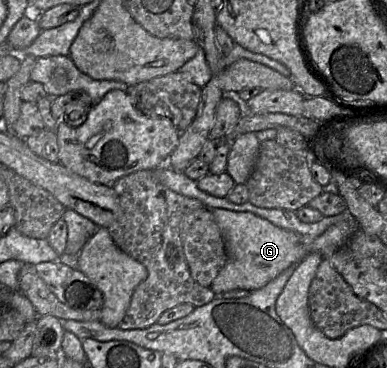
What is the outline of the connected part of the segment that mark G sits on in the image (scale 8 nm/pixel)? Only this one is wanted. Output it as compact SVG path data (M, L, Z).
M223 208L212 209L212 212L221 232L227 255L224 267L210 286L216 296L236 289L248 291L260 289L291 265L298 264L310 253L319 253L323 258L330 258L359 229L356 220L340 222L330 226L320 236L310 237L277 227L251 212L235 212Z

